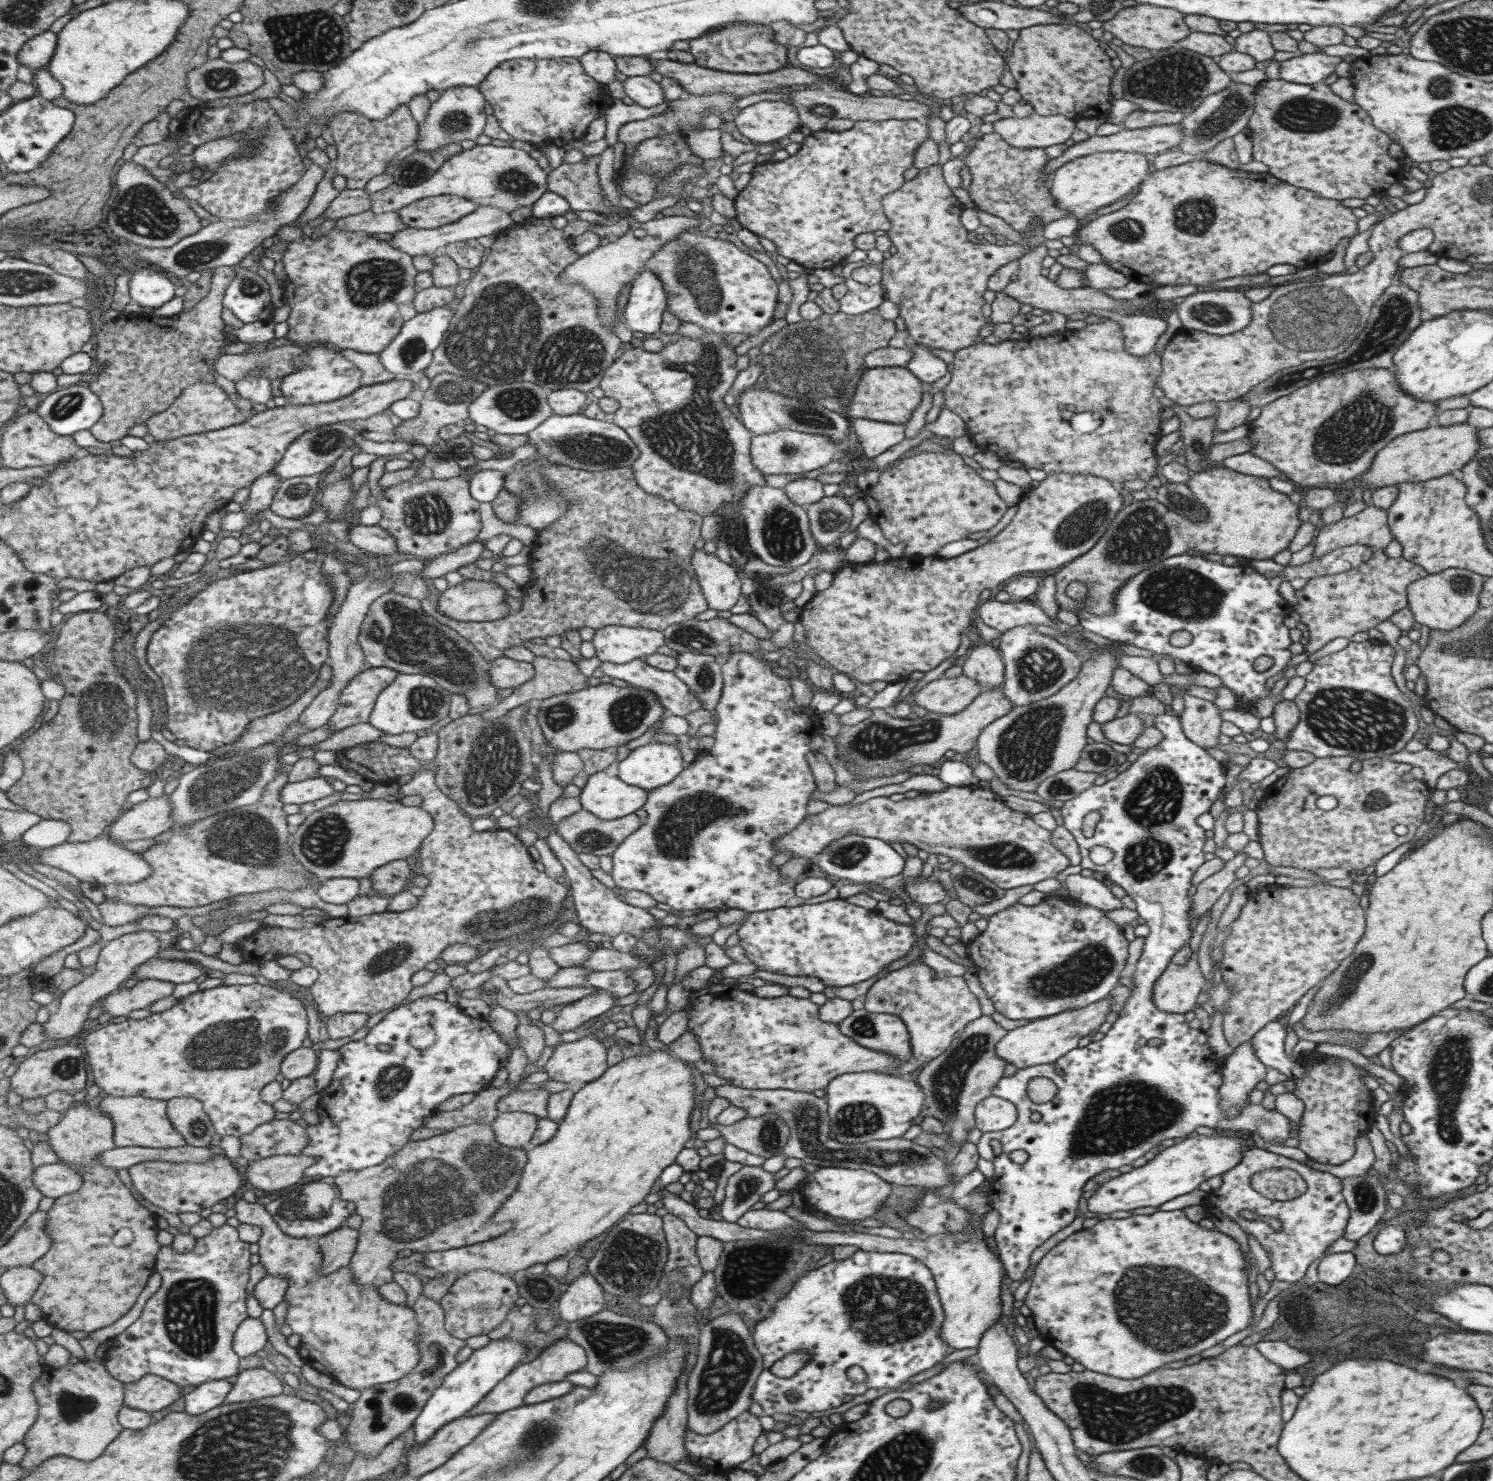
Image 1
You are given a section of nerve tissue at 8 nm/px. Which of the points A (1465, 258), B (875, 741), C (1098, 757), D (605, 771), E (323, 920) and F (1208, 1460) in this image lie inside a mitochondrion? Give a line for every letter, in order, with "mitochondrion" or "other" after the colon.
A: other
B: mitochondrion
C: mitochondrion
D: other
E: other
F: other

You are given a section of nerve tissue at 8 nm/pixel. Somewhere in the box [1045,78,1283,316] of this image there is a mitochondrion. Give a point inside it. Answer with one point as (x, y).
(1232, 109)

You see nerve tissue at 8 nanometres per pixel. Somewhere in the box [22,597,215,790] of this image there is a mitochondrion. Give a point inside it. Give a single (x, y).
(102, 710)

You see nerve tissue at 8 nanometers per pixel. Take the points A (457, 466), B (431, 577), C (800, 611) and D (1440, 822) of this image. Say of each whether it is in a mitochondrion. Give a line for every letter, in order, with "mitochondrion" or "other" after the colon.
A: other
B: other
C: other
D: other

